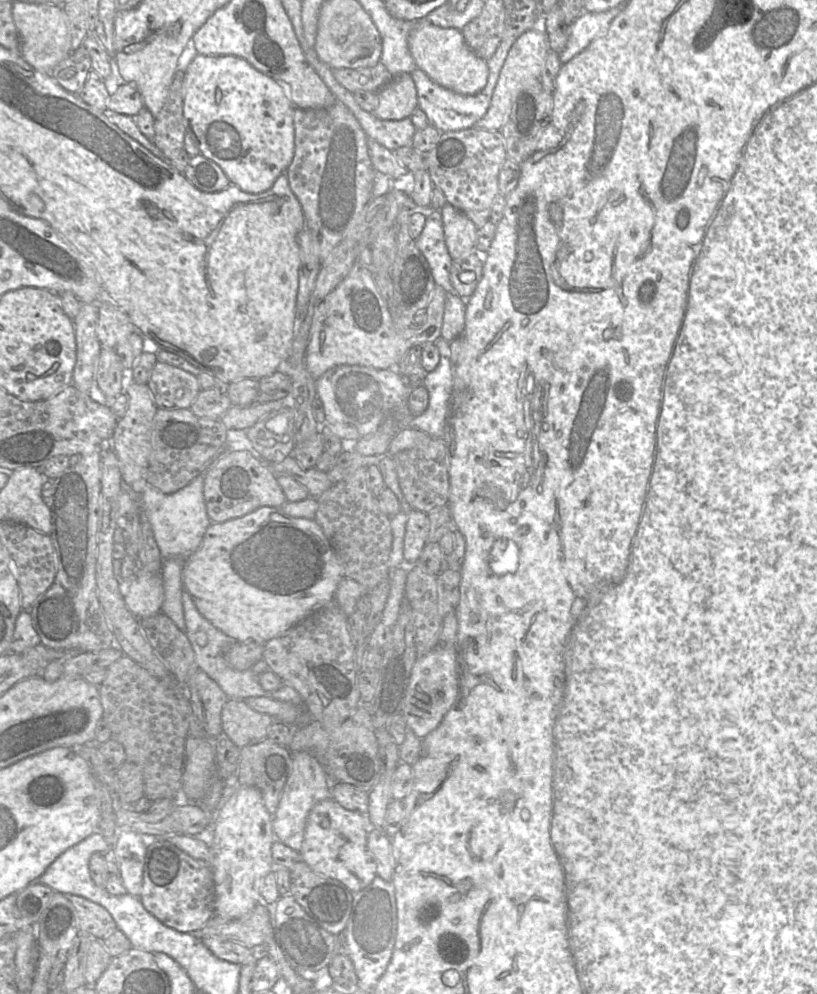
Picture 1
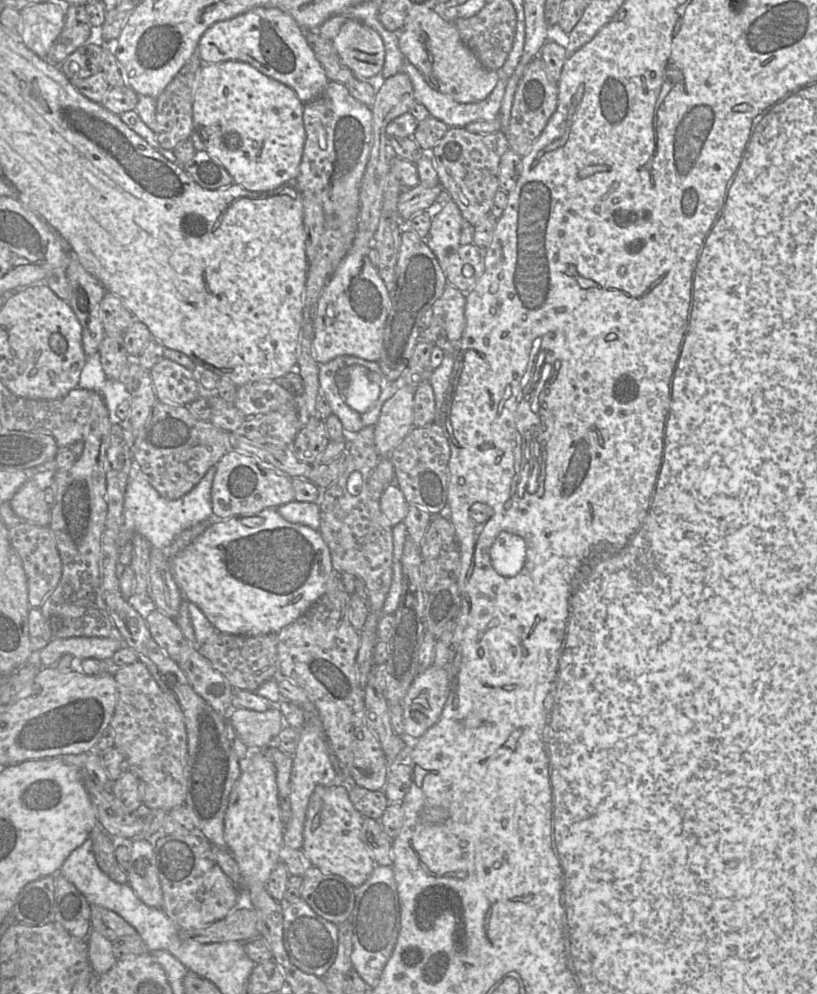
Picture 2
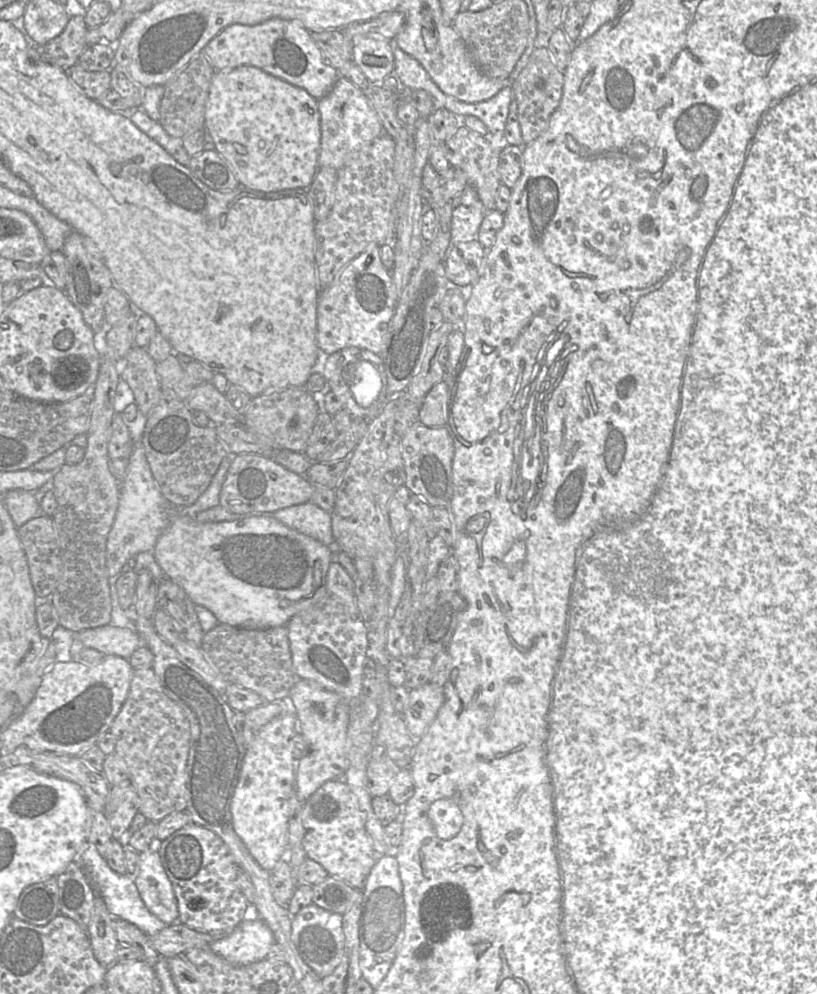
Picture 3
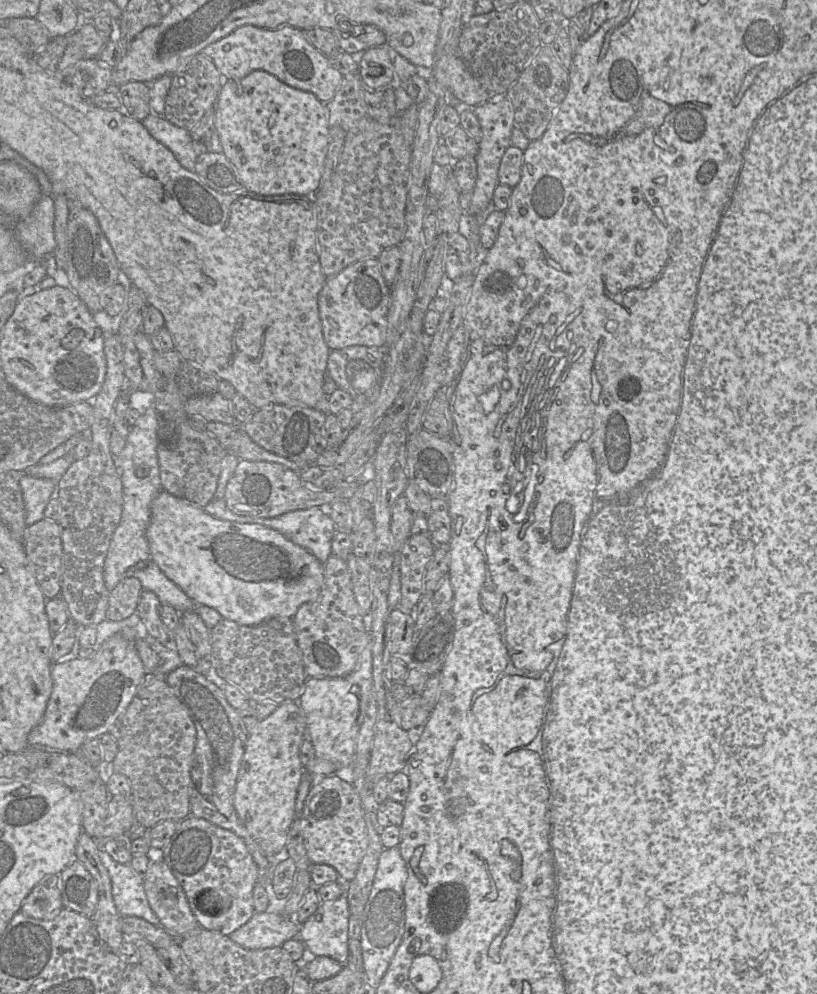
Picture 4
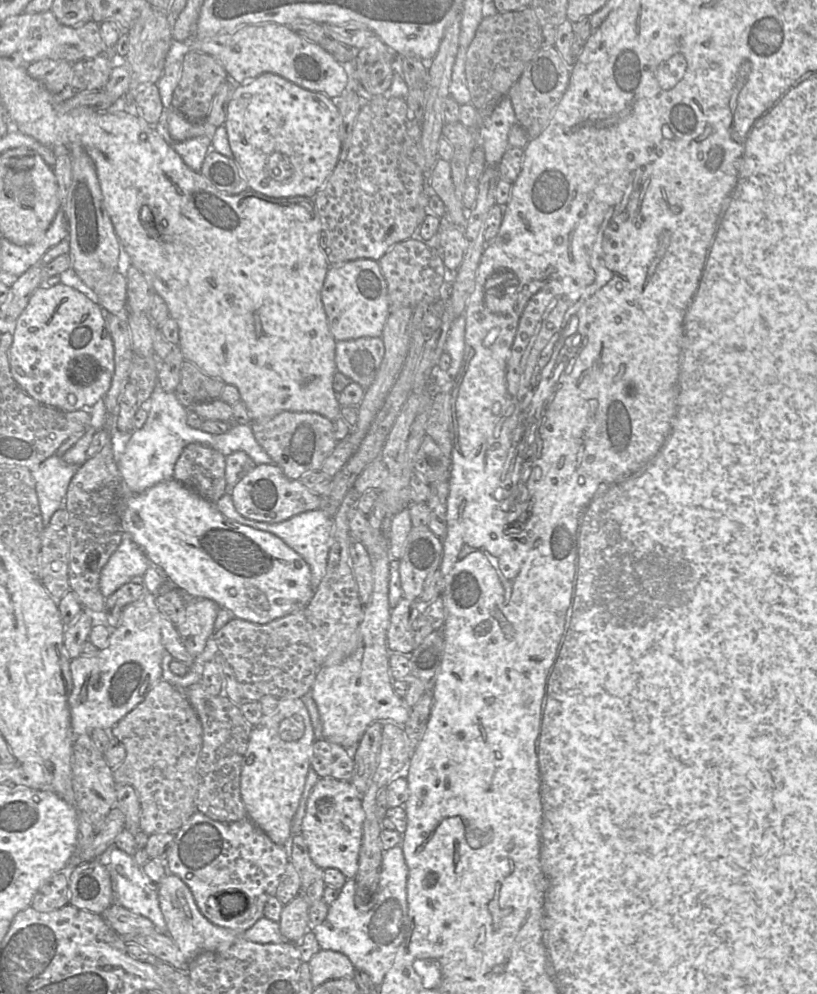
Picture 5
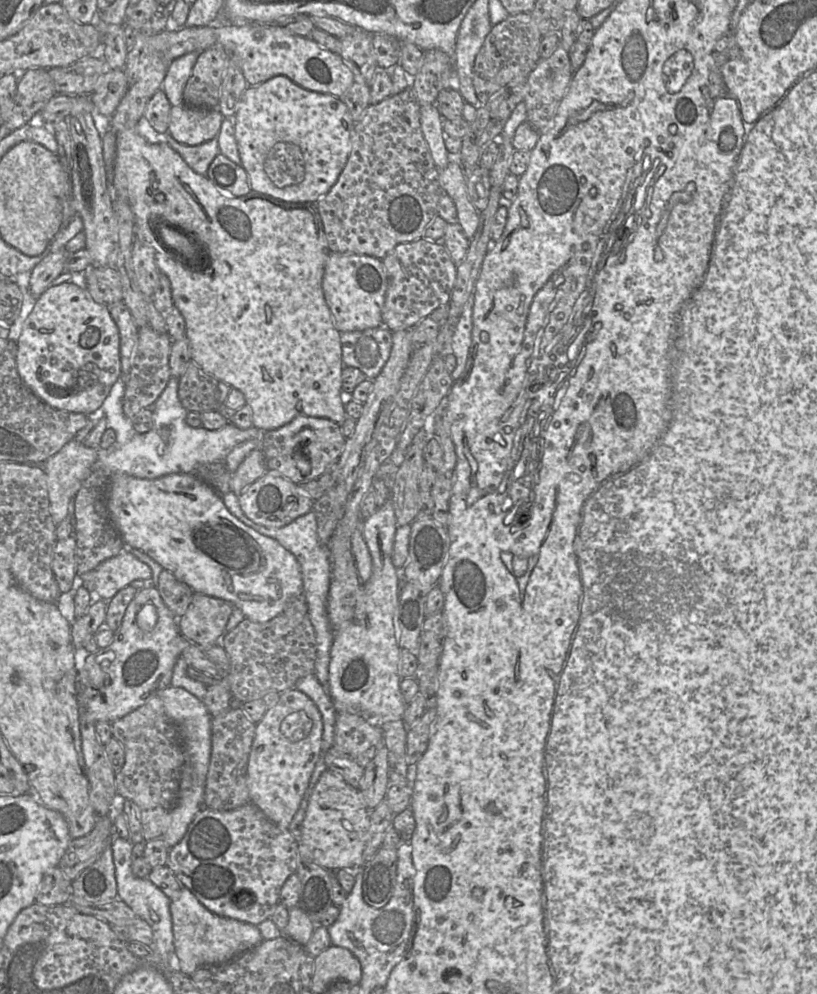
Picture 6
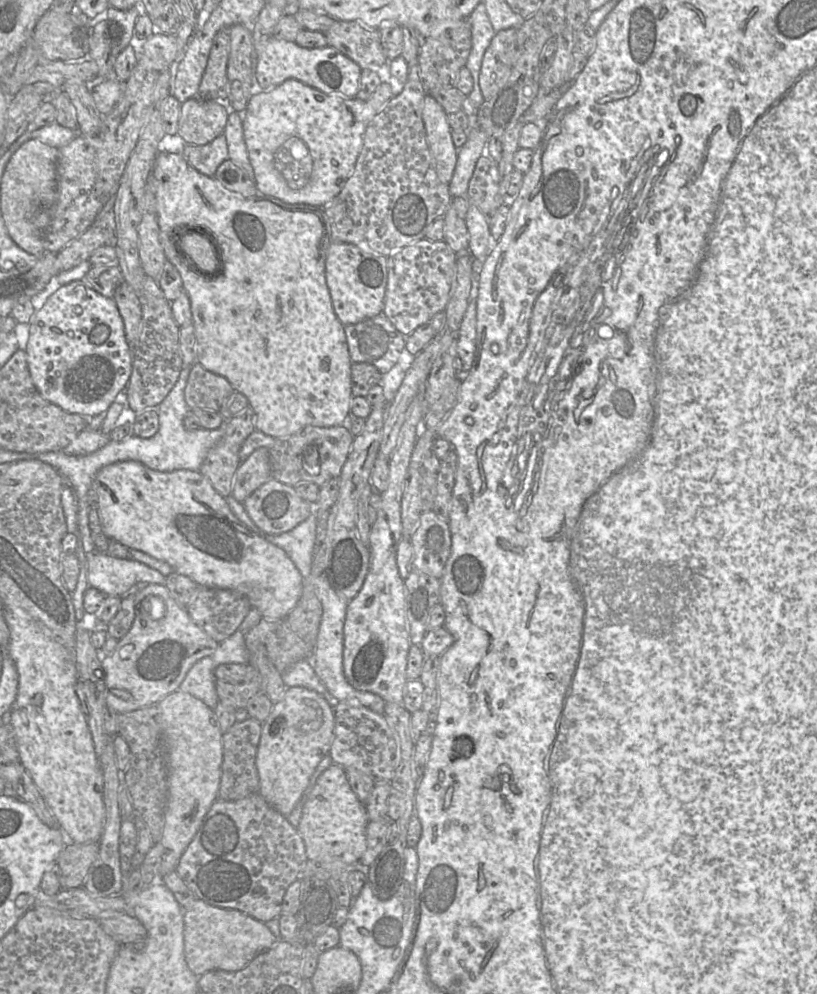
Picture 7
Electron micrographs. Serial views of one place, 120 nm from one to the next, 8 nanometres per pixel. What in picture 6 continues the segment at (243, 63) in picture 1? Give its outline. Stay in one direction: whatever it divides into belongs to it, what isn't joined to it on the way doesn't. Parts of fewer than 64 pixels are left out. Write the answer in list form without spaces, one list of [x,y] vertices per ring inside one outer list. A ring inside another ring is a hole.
[[[275,76],[257,86],[248,86],[243,92],[238,109],[234,116],[235,139],[252,192],[269,195],[285,203],[316,203],[335,185],[348,161],[352,148],[352,131],[354,121],[343,101],[335,96],[306,90],[285,76]]]

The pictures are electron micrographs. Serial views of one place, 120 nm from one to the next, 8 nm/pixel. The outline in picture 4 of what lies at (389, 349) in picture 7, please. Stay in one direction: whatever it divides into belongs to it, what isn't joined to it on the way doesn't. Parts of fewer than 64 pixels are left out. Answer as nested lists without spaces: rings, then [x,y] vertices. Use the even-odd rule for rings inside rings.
[[[362,345],[349,346],[329,352],[327,374],[335,381],[338,388],[351,395],[355,408],[366,407],[373,403],[379,394],[383,378],[384,362],[384,348]]]

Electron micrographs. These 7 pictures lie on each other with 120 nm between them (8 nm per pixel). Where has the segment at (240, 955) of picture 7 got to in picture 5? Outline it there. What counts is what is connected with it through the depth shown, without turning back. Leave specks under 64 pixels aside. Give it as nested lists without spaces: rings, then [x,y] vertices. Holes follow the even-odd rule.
[[[168,872],[157,892],[159,906],[167,926],[167,934],[174,940],[187,962],[204,951],[224,951],[241,936],[234,930],[208,921],[198,909],[189,887],[178,876]]]

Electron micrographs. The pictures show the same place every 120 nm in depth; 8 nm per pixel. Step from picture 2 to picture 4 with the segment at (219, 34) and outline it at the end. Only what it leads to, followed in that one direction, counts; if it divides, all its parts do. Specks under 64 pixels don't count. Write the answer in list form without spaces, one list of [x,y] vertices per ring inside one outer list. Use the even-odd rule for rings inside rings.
[[[243,25],[209,44],[202,53],[213,61],[224,79],[241,79],[254,70],[264,70],[291,87],[314,94],[323,103],[332,100],[343,79],[330,59],[310,43],[305,32],[292,26],[264,29]]]

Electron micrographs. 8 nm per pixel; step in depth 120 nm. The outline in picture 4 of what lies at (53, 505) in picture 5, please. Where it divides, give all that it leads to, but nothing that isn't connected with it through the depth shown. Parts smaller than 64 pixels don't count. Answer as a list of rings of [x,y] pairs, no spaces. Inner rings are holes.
[[[25,474],[20,476],[27,526],[45,518],[44,510],[57,486],[57,480],[36,478]]]

